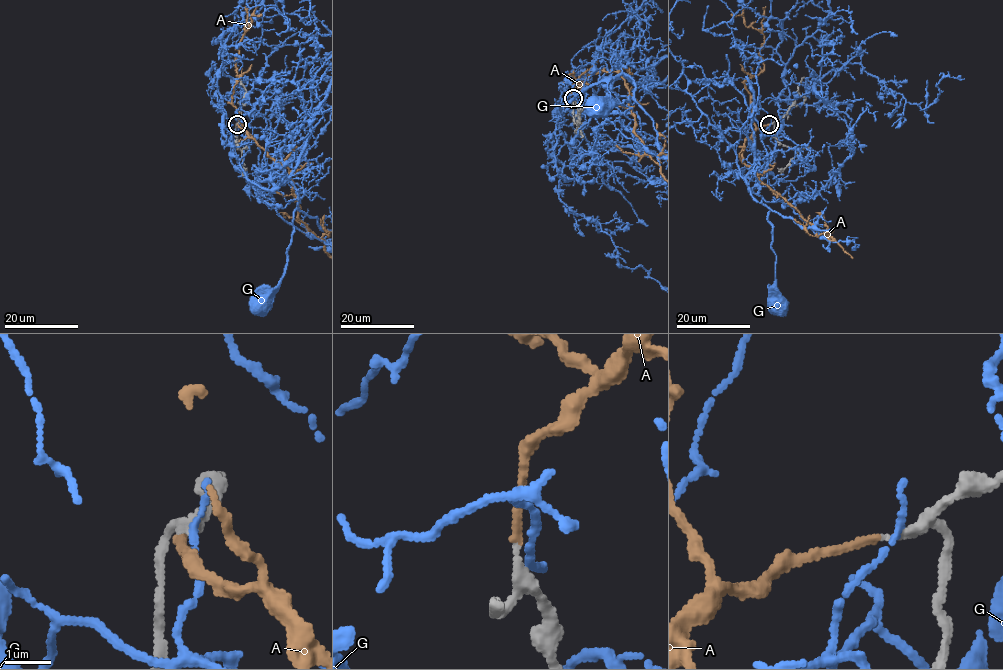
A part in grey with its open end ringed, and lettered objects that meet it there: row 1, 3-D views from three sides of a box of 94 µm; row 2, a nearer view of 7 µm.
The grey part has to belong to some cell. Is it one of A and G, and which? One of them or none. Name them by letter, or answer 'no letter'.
A

